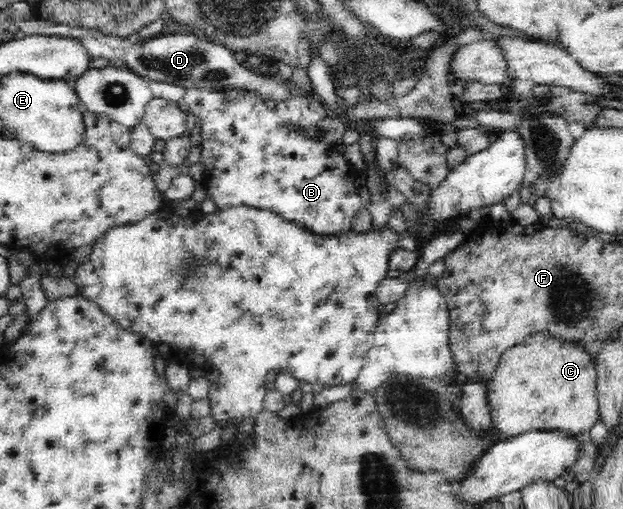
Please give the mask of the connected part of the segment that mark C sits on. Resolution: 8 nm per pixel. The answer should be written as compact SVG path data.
M543 332L531 333L520 345L507 349L502 354L491 380L485 382L493 428L499 431L504 439L515 438L531 430L561 433L571 438L589 432L600 420L596 365L597 362L592 360L579 344L563 342L558 338L546 336Z

